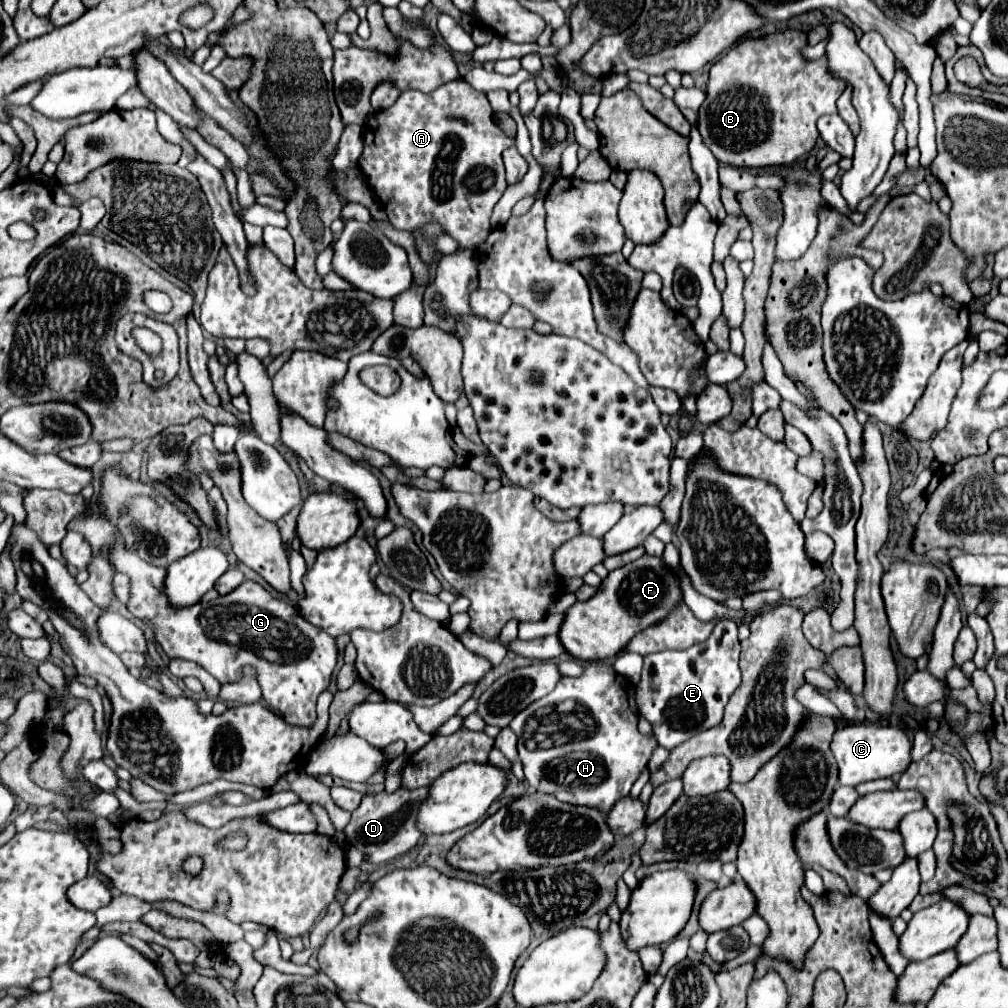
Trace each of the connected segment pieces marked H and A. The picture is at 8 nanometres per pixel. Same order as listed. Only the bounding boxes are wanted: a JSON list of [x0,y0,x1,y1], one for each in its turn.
[[510,661,658,815],[358,79,514,249]]

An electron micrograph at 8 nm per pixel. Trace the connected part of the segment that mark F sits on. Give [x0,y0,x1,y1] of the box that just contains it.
[558,555,682,661]

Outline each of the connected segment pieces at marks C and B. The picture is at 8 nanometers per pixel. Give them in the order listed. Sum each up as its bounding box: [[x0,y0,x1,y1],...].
[[832,723,912,787],[698,29,844,167]]

